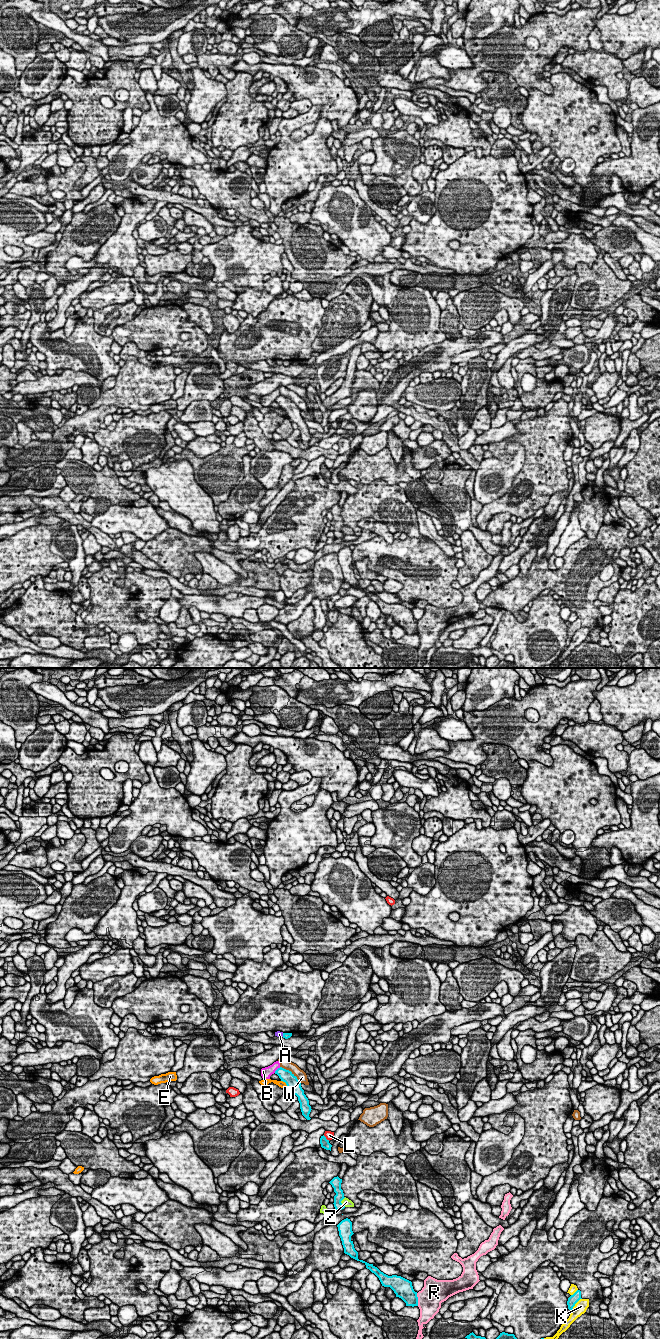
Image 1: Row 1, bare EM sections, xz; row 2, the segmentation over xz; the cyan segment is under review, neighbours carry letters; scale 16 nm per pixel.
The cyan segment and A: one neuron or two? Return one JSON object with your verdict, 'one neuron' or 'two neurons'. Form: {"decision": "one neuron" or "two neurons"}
{"decision": "two neurons"}

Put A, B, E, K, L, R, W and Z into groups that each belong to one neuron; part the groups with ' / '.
A / B / E / K / L / R / W / Z

